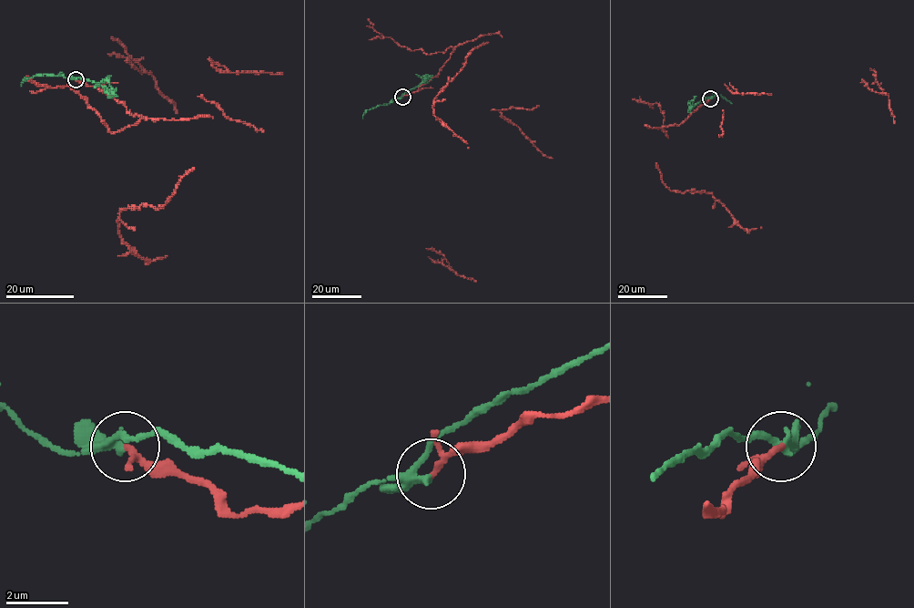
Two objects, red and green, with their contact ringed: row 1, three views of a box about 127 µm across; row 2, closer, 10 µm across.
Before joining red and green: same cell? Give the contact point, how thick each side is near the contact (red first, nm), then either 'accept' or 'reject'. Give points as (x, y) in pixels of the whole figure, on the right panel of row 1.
place (710, 98); calibres 140 and 220 nm; reject

